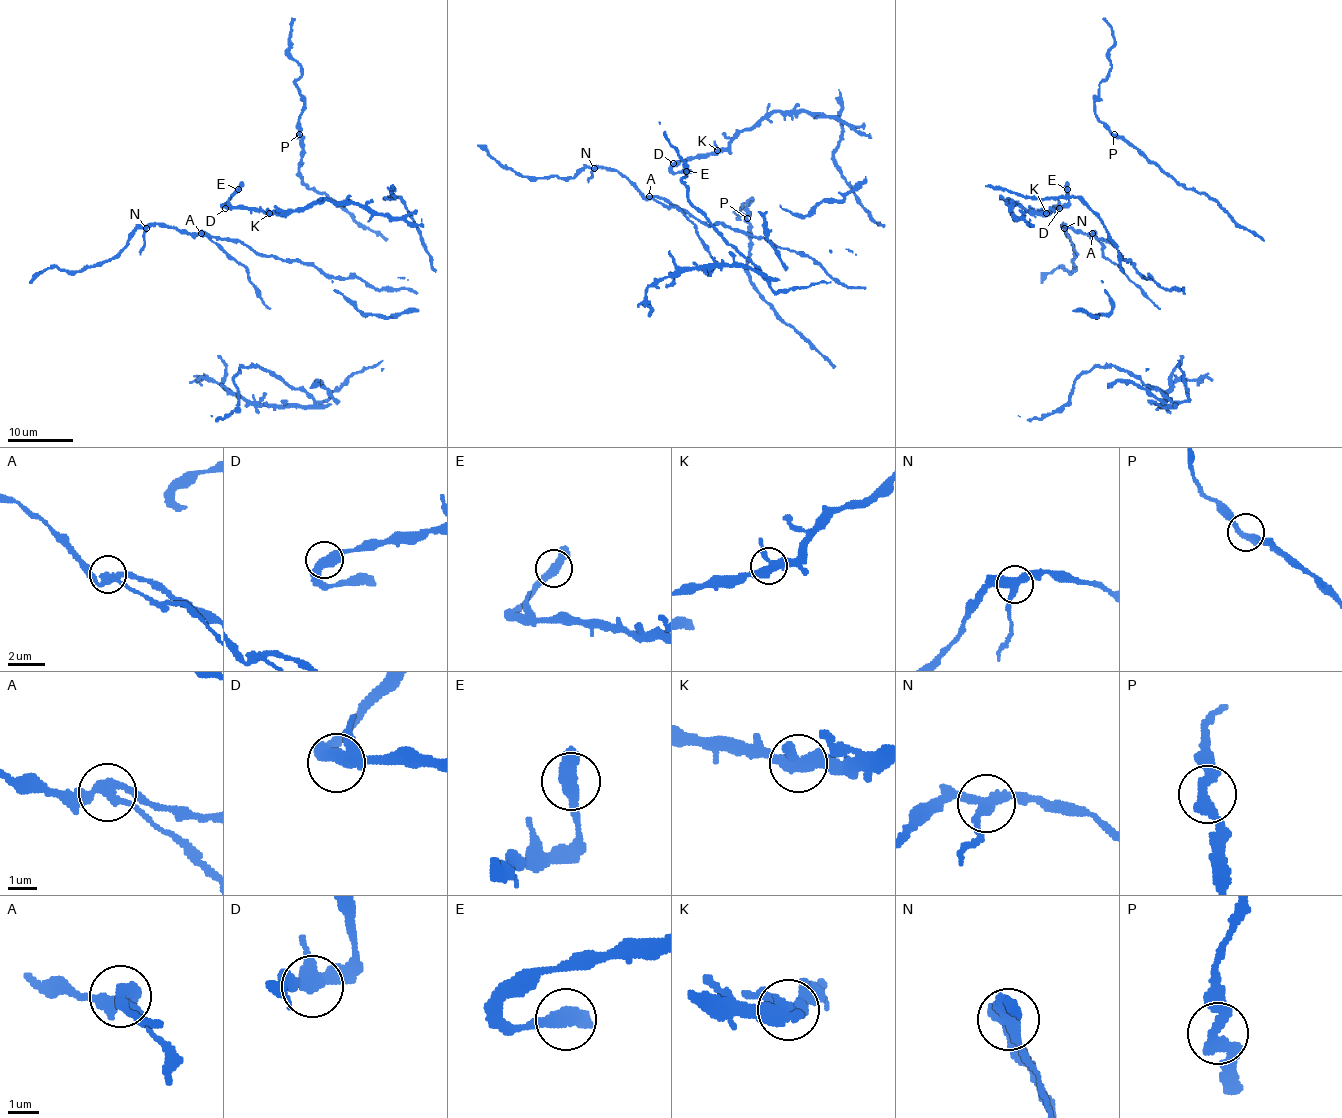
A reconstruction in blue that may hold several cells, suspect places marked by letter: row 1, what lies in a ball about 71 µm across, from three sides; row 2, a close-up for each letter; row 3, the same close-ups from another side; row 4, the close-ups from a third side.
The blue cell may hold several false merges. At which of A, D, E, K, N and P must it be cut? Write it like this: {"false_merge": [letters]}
{"false_merge": ["A", "N"]}

